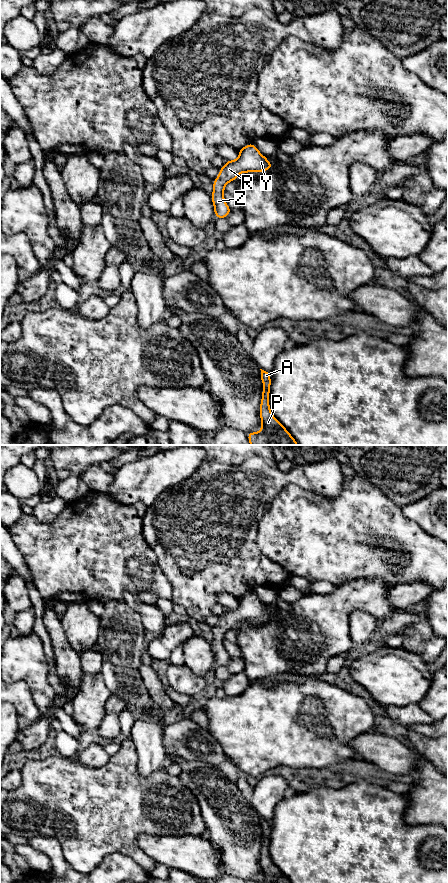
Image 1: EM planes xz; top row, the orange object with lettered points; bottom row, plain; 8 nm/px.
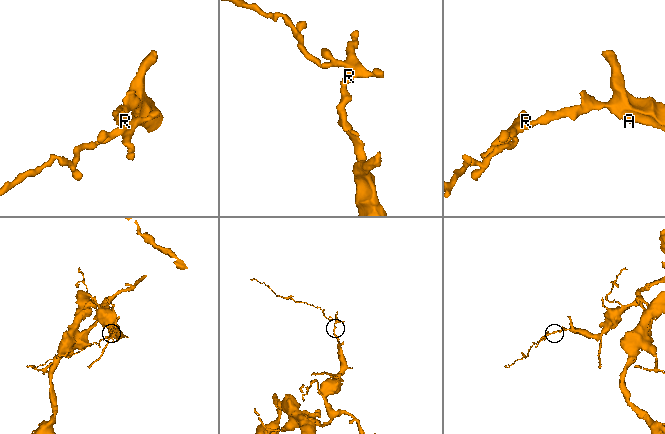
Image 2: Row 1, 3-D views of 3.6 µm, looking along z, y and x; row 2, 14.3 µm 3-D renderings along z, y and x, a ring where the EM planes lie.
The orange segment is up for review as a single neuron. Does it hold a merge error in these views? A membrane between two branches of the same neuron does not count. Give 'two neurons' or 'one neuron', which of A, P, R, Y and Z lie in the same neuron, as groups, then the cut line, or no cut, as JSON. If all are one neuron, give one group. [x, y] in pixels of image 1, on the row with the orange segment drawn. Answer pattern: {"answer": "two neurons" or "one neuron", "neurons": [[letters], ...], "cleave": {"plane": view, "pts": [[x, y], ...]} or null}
{"answer": "one neuron", "neurons": [["A", "P", "R", "Y", "Z"]], "cleave": null}

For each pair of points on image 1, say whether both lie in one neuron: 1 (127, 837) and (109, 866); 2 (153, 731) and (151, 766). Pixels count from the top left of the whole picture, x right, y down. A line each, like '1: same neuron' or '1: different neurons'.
1: different neurons
2: same neuron

